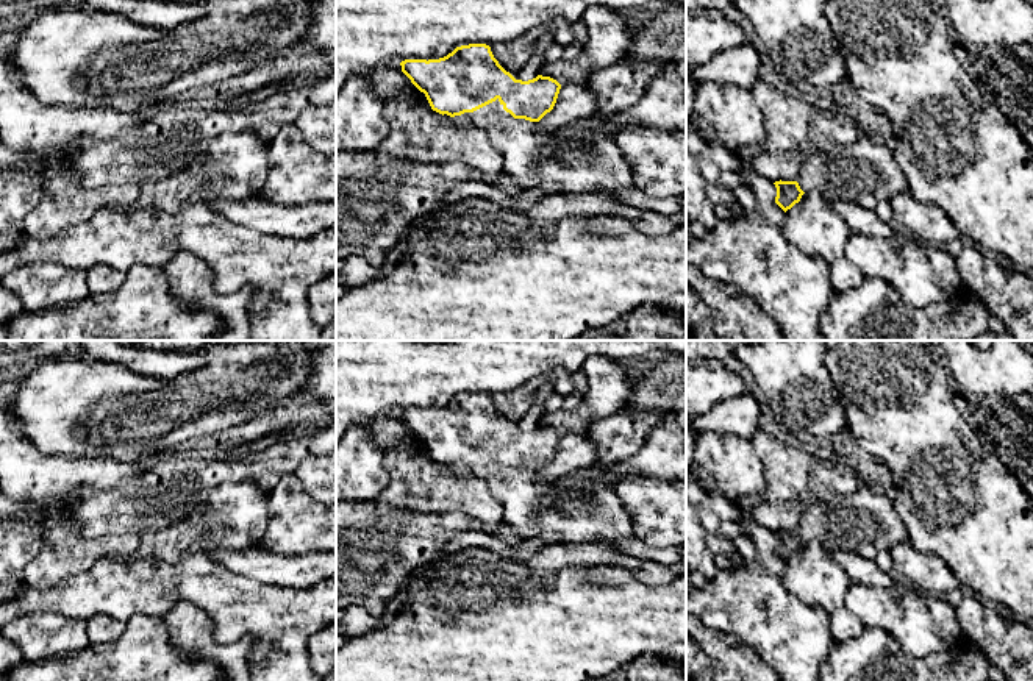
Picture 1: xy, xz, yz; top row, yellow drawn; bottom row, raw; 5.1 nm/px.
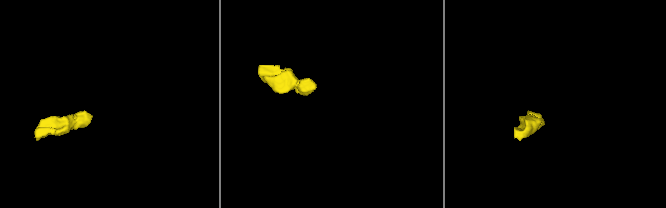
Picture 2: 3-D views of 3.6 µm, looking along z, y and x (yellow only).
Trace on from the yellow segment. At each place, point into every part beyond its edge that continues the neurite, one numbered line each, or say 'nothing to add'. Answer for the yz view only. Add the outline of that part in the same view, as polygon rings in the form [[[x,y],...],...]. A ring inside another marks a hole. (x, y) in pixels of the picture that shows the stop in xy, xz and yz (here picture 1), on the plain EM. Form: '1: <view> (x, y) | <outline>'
1: yz (866, 524) | [[[860,483],[858,492],[849,497],[833,497],[814,501],[805,509],[797,533],[803,542],[819,542],[825,551],[844,550],[866,559],[875,559],[881,551],[891,551],[908,539],[906,526],[894,509],[892,497],[888,497],[880,484]]]

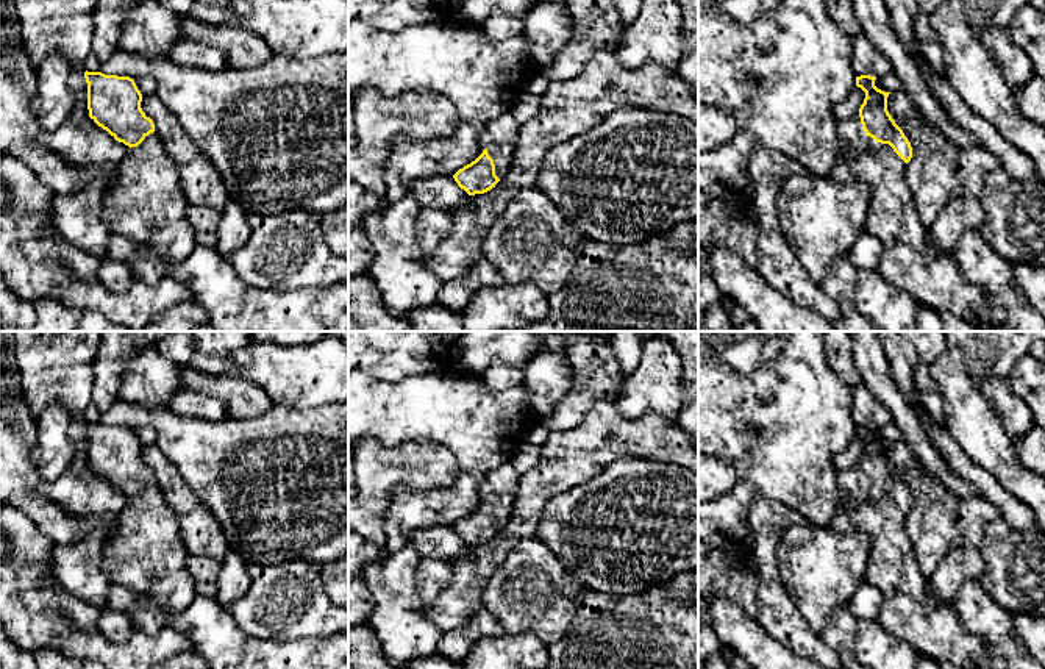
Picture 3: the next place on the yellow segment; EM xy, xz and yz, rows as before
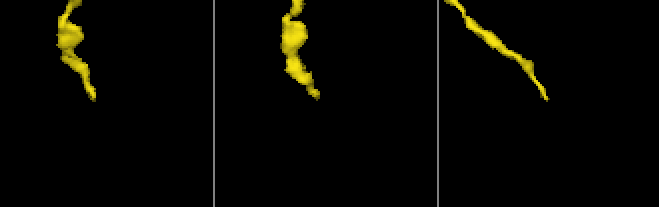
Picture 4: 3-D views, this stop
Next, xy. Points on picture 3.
1: xy (147, 557) | [[[156,481],[131,497],[117,516],[119,535],[103,544],[100,569],[109,585],[125,586],[139,597],[128,613],[133,627],[158,635],[169,619],[186,610],[195,599],[195,585],[187,569],[187,550],[180,538],[180,525]]]

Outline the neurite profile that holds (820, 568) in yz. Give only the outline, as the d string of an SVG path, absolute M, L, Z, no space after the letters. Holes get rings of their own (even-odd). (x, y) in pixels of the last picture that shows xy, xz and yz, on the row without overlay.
M792 525L781 536L776 556L781 578L801 616L820 635L839 606L848 605L862 583L868 556L870 538L856 528L853 533L837 533L829 527Z

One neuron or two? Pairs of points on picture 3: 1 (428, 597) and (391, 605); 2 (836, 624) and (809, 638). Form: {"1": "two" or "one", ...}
{"1": "two", "2": "two"}

